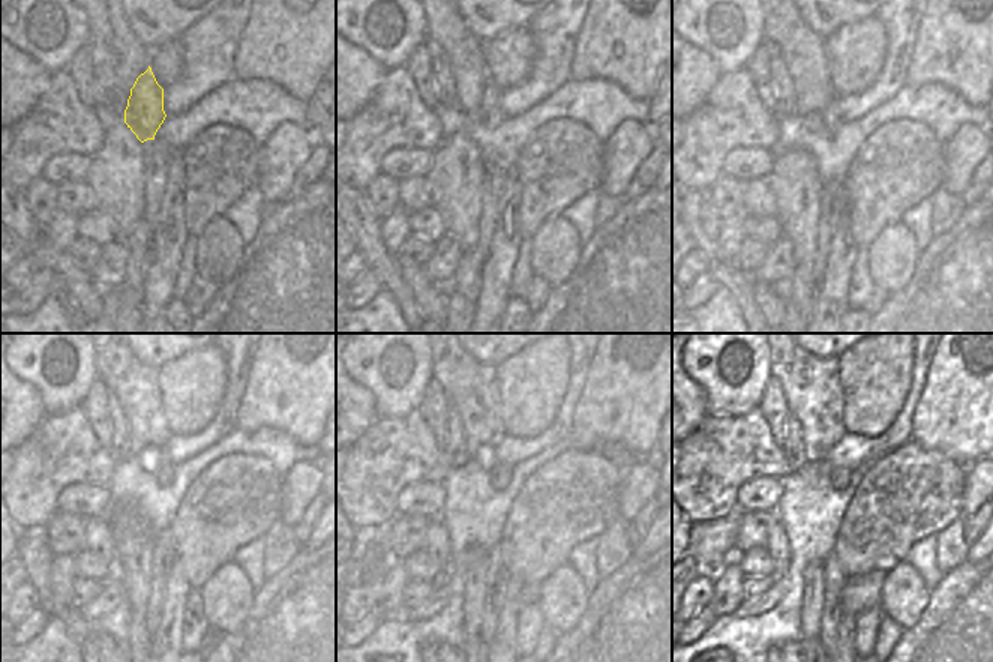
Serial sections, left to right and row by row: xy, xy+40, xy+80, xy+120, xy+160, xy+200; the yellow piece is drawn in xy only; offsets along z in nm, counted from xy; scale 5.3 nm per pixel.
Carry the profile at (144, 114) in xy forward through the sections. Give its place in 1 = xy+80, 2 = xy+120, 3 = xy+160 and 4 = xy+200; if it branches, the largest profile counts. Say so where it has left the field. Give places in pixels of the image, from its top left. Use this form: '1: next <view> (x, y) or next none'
1: next xy+80 (828, 114)
2: next xy+120 (162, 470)
3: next xy+160 (501, 472)
4: next xy+200 (839, 478)

